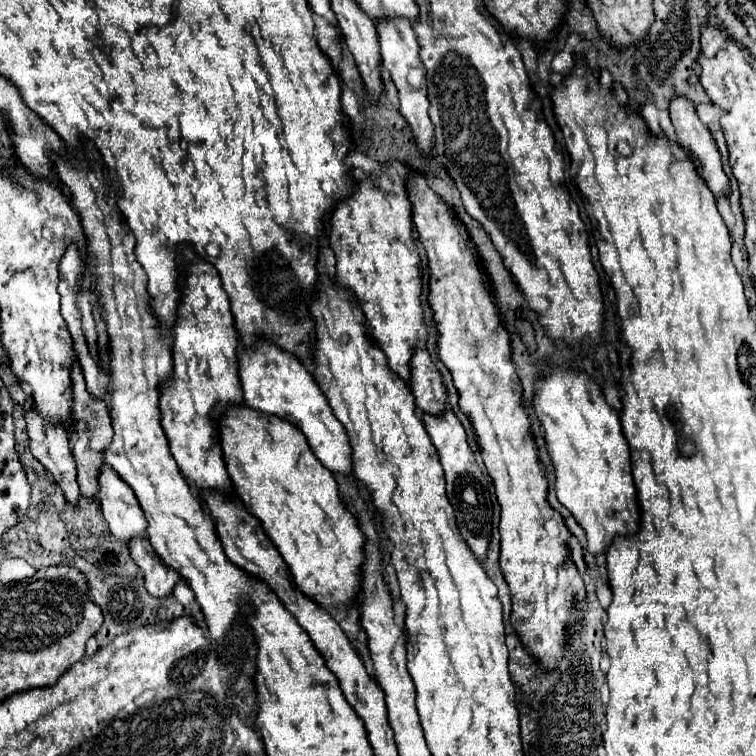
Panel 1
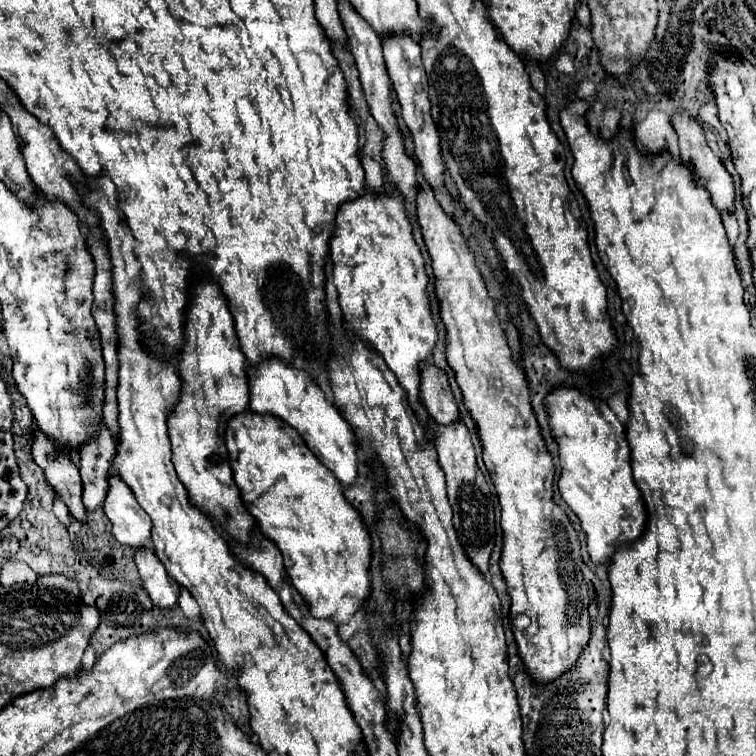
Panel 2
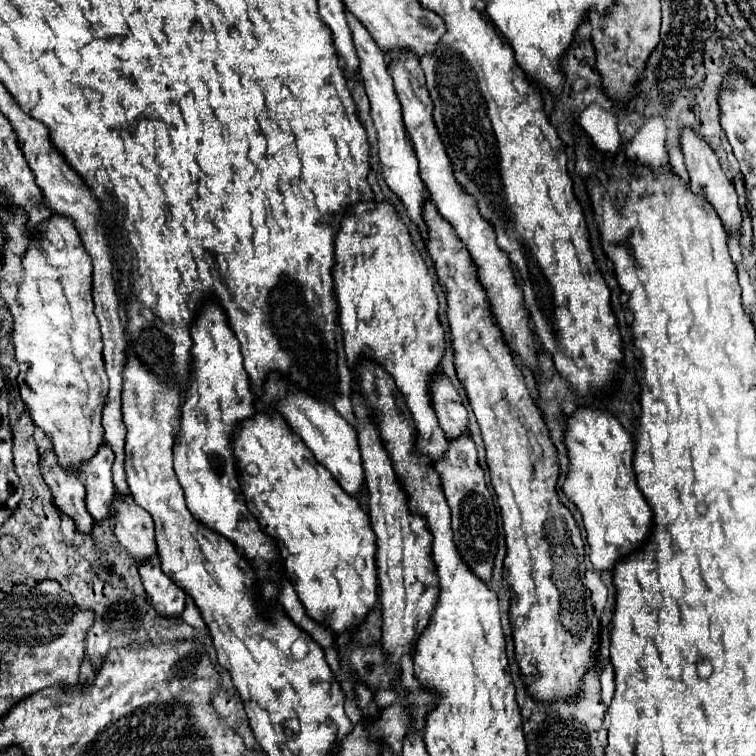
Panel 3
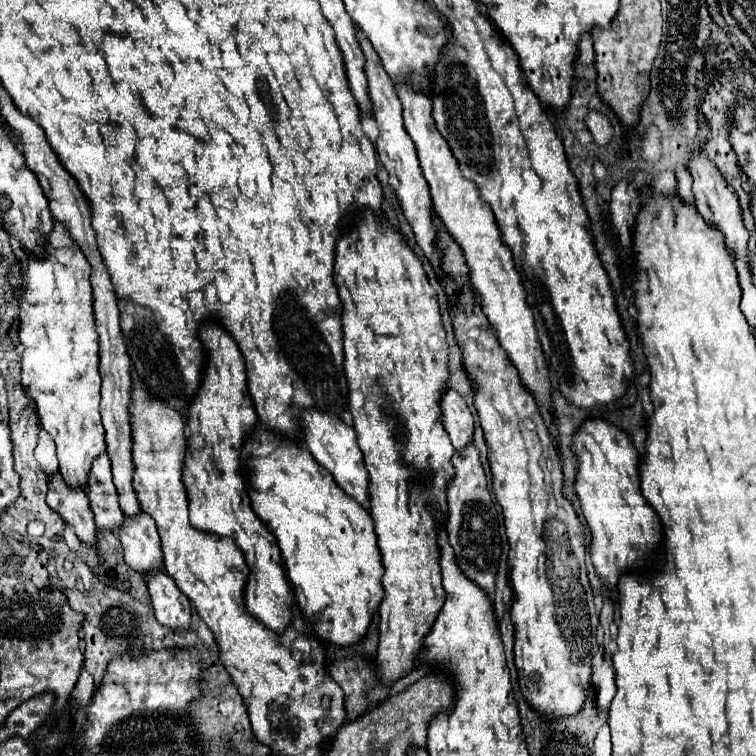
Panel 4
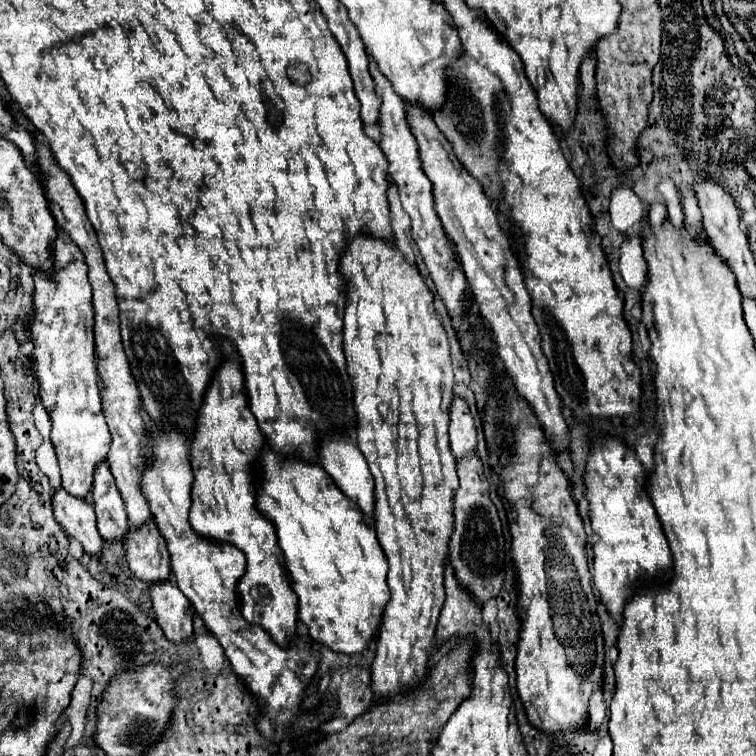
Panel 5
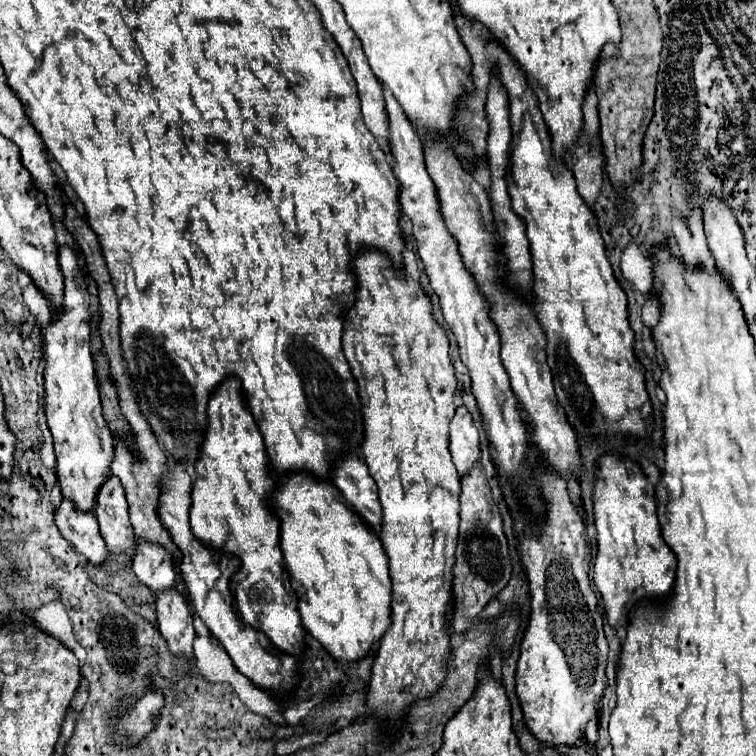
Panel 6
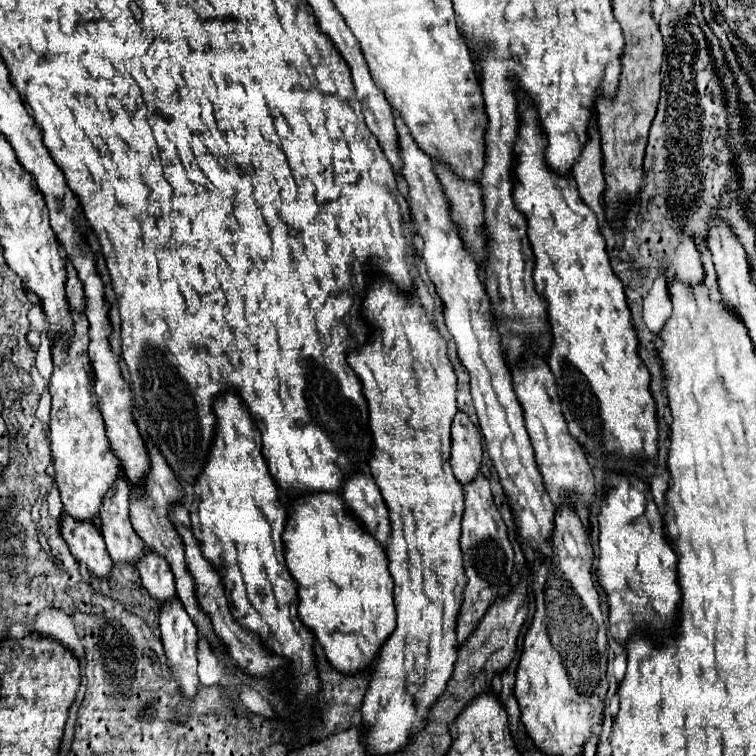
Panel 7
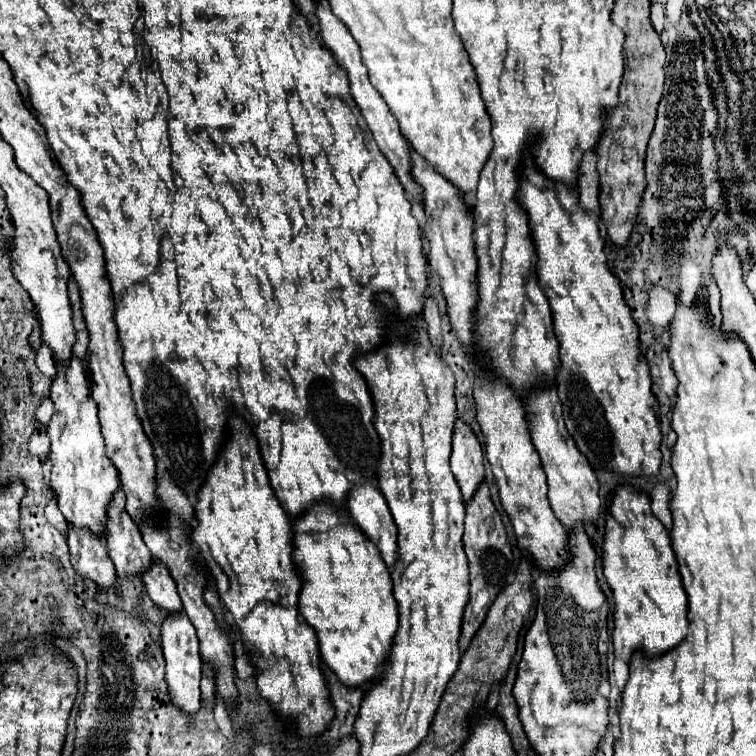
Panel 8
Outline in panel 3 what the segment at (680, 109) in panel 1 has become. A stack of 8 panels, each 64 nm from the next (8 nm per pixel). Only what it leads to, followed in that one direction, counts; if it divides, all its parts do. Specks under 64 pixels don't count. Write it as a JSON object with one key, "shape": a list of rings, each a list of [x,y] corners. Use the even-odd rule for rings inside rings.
{"shape":[[[682,128],[680,132],[680,146],[682,146],[682,154],[684,154],[684,166],[690,174],[690,188],[694,194],[706,198],[712,208],[718,212],[724,228],[730,232],[740,232],[740,208],[738,208],[738,198],[736,198],[736,190],[732,180],[726,176],[724,168],[718,162],[718,156],[714,154],[714,150],[696,134],[696,130],[692,128]]]}

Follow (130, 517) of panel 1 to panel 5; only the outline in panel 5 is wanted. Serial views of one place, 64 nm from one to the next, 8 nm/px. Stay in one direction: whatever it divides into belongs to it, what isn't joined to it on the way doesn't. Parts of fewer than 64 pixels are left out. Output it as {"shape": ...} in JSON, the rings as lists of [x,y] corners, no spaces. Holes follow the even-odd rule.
{"shape":[[[152,520],[142,524],[140,528],[130,528],[128,536],[124,536],[122,542],[126,548],[128,568],[134,576],[148,584],[170,578],[170,558],[166,542]]]}

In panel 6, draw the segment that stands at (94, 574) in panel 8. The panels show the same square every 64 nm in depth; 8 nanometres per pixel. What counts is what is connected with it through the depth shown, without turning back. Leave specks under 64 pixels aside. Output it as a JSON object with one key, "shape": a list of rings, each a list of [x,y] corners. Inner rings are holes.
{"shape":[[[62,498],[60,506],[54,512],[54,522],[62,532],[62,536],[80,554],[84,554],[86,560],[90,560],[92,564],[100,564],[106,558],[108,550],[100,536],[96,516],[92,512],[80,512],[72,504],[72,500]]]}

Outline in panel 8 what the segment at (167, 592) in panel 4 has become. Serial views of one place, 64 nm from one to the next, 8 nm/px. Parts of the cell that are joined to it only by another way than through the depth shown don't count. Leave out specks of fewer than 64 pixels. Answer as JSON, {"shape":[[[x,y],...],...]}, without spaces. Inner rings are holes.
{"shape":[[[180,610],[176,614],[168,614],[166,620],[162,622],[162,650],[166,658],[166,682],[172,692],[172,700],[178,708],[182,708],[188,714],[194,714],[200,708],[200,668],[202,668],[202,658],[200,658],[200,648],[198,648],[198,636],[196,628],[188,620],[186,612]]]}

